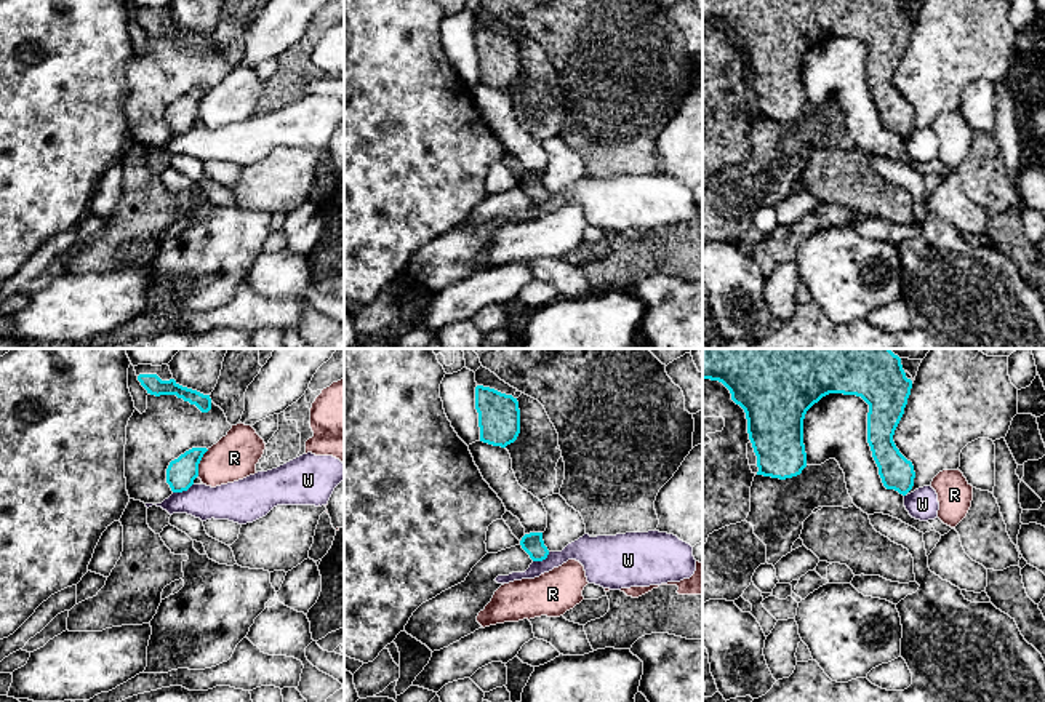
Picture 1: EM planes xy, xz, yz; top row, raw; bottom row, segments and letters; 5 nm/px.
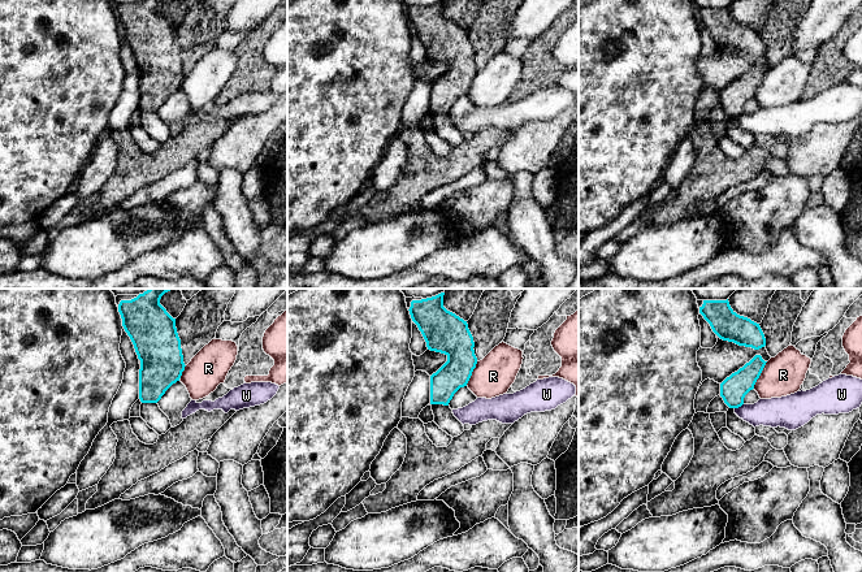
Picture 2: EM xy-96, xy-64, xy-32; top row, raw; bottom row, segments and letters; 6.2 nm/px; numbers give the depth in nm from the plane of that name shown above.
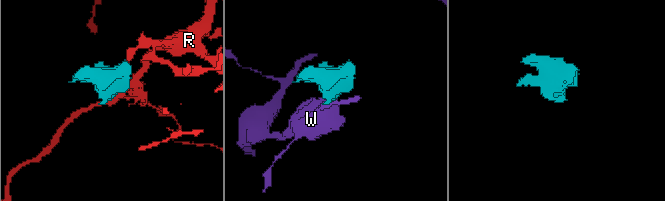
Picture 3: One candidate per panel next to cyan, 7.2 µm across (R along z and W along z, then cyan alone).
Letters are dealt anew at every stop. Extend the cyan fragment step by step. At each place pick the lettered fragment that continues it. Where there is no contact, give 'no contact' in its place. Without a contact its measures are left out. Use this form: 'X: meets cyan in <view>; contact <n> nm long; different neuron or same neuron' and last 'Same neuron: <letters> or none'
R: meets cyan in xy; contact 150 nm long; different neuron
W: meets cyan in xy; contact 120 nm long; different neuron
Same neuron: none

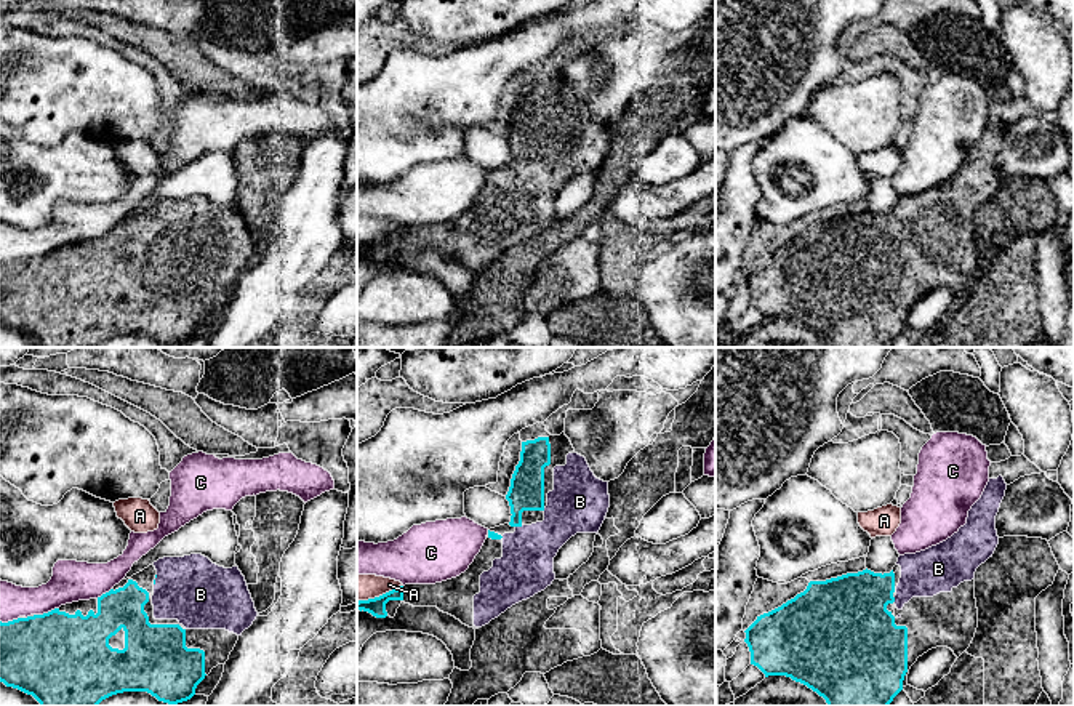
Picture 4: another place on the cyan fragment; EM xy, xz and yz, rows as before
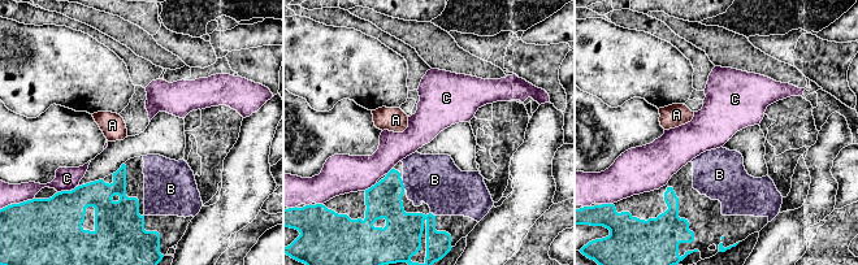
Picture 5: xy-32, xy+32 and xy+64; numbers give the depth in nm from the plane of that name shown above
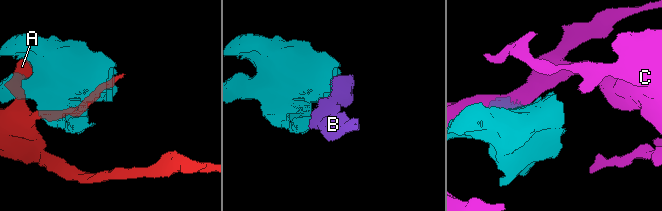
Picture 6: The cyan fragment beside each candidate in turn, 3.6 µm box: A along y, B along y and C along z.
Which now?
A: meets cyan in xz; contact 240 nm long; different neuron
B: meets cyan in xz; contact 40 nm long; same neuron
C: meets cyan in xy; contact 130 nm long; different neuron
Same neuron: B

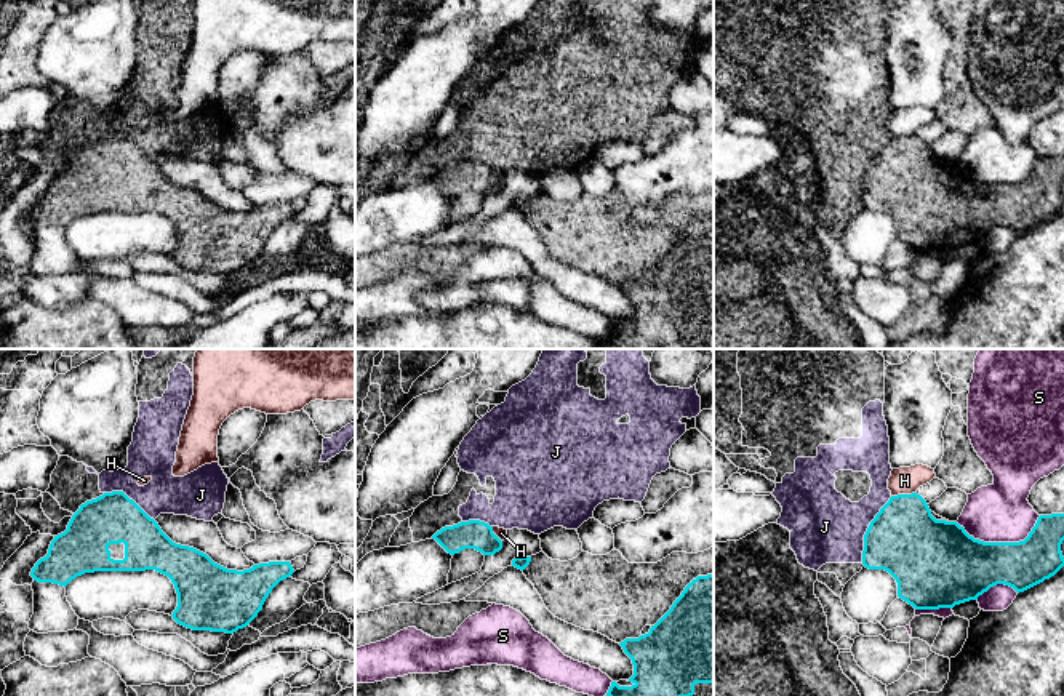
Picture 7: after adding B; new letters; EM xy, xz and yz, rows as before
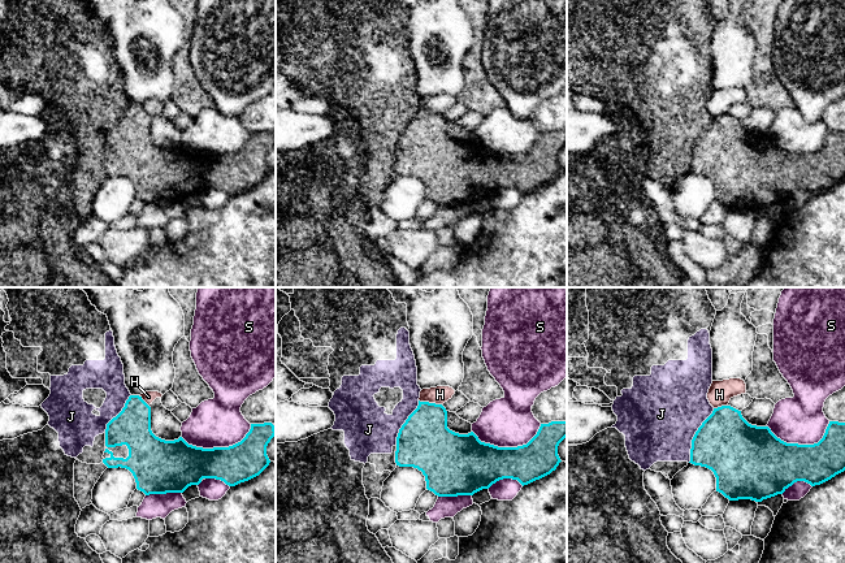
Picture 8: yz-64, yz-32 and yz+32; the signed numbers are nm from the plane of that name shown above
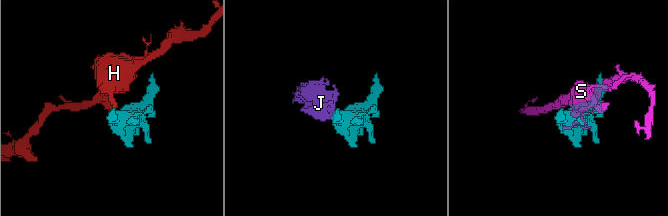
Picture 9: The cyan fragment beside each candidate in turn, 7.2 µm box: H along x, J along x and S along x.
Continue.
H: meets cyan in yz; contact 120 nm long; different neuron
J: meets cyan in yz; contact 360 nm long; same neuron
S: meets cyan in yz; contact 440 nm long; different neuron
Same neuron: J

